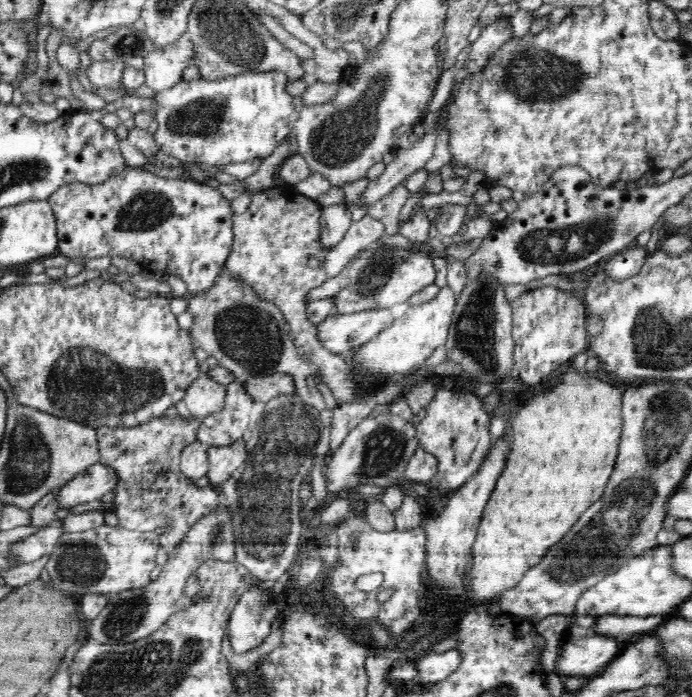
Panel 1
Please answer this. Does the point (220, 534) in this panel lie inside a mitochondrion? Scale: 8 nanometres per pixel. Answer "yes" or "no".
yes

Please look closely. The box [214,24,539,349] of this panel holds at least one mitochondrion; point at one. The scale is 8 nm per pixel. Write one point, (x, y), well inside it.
(340, 140)

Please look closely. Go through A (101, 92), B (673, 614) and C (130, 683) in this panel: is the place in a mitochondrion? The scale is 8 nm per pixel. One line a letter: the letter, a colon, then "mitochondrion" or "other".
A: other
B: other
C: mitochondrion

